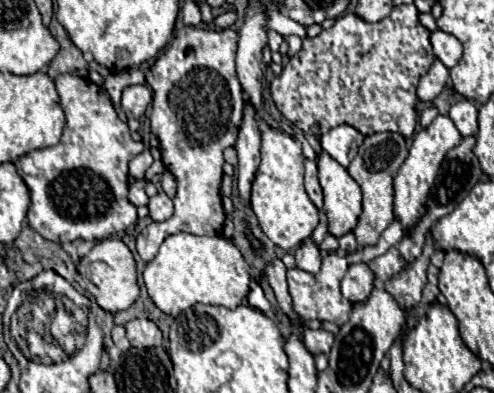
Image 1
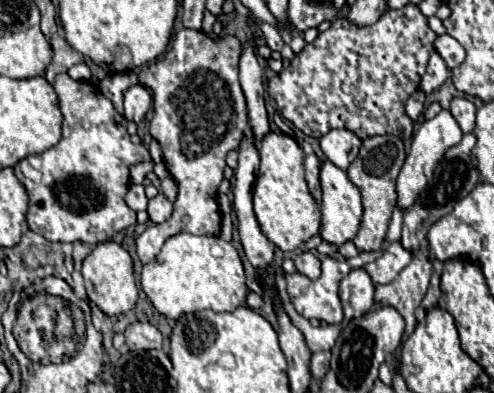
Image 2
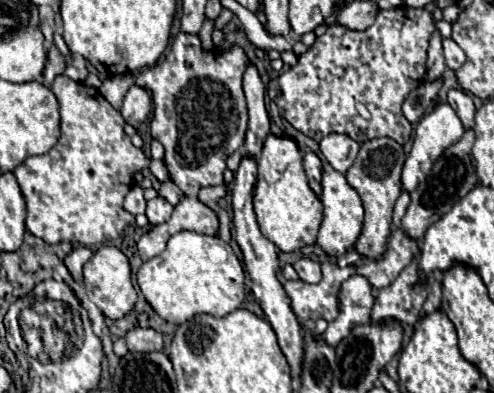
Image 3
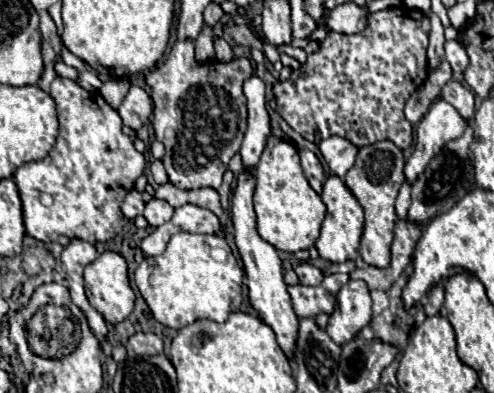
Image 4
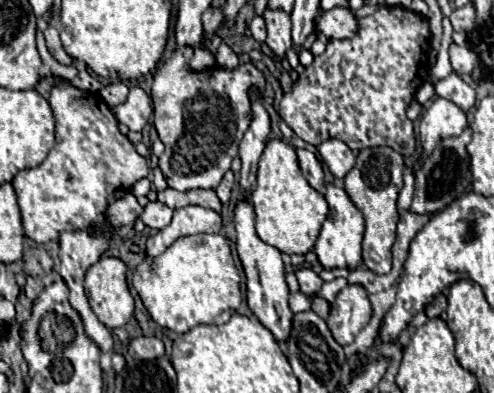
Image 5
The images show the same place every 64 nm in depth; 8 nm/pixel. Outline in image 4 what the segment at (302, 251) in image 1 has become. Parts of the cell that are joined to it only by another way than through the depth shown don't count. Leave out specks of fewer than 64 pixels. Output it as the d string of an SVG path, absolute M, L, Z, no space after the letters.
M308 262L296 264L296 266L294 266L294 272L298 274L300 284L304 284L304 286L316 286L316 284L320 284L322 278L324 278L322 270L316 268L316 266L312 266L312 264L308 264Z

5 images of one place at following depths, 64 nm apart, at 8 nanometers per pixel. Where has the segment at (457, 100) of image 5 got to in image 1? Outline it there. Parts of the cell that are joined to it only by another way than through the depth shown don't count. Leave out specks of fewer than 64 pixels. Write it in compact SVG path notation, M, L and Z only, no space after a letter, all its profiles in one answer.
M458 100L450 108L450 118L462 136L474 136L478 132L478 110L468 100Z

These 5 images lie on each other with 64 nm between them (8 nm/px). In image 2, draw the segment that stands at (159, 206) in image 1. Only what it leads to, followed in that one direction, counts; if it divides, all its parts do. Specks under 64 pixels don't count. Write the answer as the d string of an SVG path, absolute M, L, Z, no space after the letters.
M160 192L158 196L154 196L148 202L148 214L150 214L150 220L154 224L160 224L172 216L172 202Z

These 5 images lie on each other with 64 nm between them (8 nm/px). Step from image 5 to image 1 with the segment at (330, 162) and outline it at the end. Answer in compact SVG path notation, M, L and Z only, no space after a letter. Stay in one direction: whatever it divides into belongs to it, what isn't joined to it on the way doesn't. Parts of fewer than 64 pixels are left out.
M342 124L322 136L322 148L324 152L328 152L334 160L338 160L346 168L352 162L352 158L356 156L362 140L364 136L356 128Z

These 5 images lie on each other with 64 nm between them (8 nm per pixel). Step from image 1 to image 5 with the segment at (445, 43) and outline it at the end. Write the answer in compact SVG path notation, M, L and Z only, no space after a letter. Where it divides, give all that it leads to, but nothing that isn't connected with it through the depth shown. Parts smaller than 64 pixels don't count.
M450 44L450 62L456 74L470 74L476 68L476 54L468 46Z

